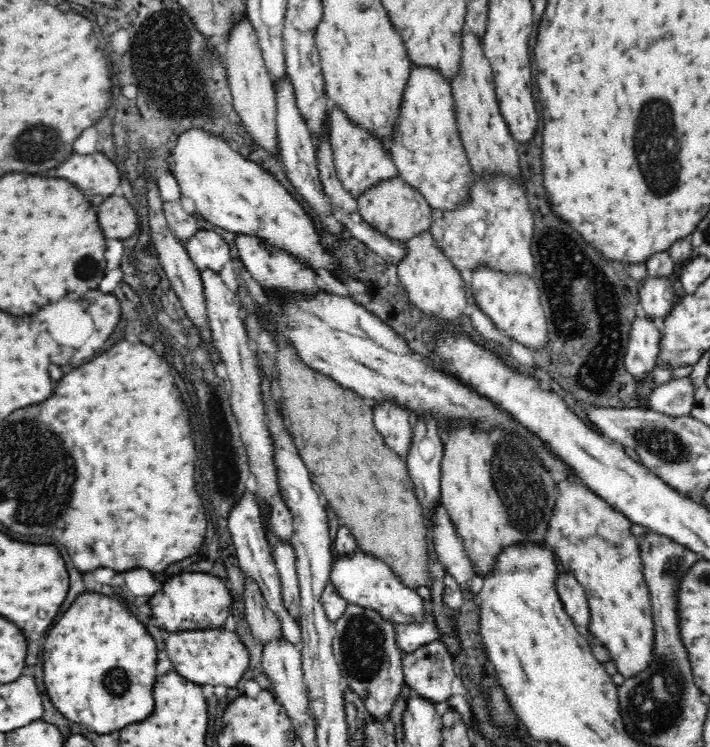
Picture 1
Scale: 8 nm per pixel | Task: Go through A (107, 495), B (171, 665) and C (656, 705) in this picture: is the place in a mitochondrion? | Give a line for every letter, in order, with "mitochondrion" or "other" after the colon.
A: other
B: other
C: mitochondrion

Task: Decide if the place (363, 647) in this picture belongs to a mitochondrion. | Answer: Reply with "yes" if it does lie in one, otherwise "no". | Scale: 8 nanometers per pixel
yes

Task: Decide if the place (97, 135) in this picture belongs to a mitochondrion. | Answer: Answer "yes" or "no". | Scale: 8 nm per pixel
no

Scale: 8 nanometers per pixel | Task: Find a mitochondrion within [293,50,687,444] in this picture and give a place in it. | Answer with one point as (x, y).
(657, 145)

